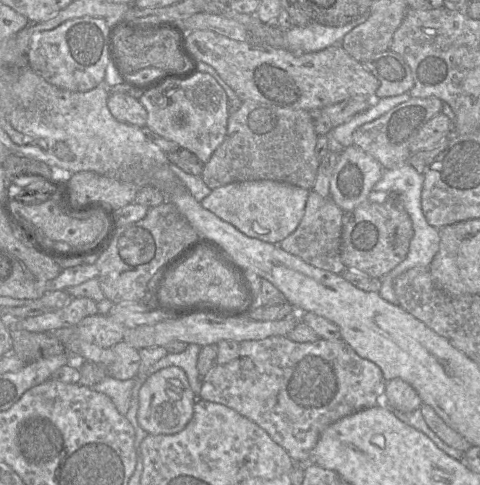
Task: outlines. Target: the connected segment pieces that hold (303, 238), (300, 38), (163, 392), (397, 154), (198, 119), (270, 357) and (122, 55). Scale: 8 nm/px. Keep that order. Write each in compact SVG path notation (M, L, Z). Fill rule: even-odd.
M310 191L301 222L292 234L280 242L280 247L316 268L341 275L346 269L340 256L343 215L344 211L330 196L322 197Z
M370 9L358 19L340 27L325 26L310 22L306 26L292 26L285 31L285 43L282 48L293 53L310 53L333 45L340 45L343 37L370 16Z
M170 366L151 374L141 386L138 394L137 421L143 430L151 435L176 434L182 431L194 413L196 395L191 389L185 372Z
M411 97L374 121L357 128L353 133L353 145L374 157L385 170L399 168L408 163L414 137L431 118L442 113L442 105L443 101L437 97Z
M199 71L185 80L170 79L139 98L147 112L146 126L161 137L194 153L206 164L223 142L228 118L228 96L213 76Z
M271 336L262 340L249 340L240 342L239 356L224 365L218 364L202 381L202 387L198 399L223 404L229 408L234 409L242 416L245 416L249 420L256 423L269 434L273 441L285 449L290 458L295 462L295 465L305 465L307 463L311 463L312 450L316 446L321 433L328 426L340 420L341 418L360 410L372 408L378 404L384 404L382 403L382 400L386 385L386 380L383 377L381 369L373 362L360 357L343 339L326 340L319 338L315 342L298 343L290 340L287 336ZM245 357L251 358L253 360L253 369L244 370L241 368L242 359Z
M120 27L113 35L112 53L125 76L148 67L186 71L192 66L191 59L183 50L181 37L169 29L135 32L129 28Z

